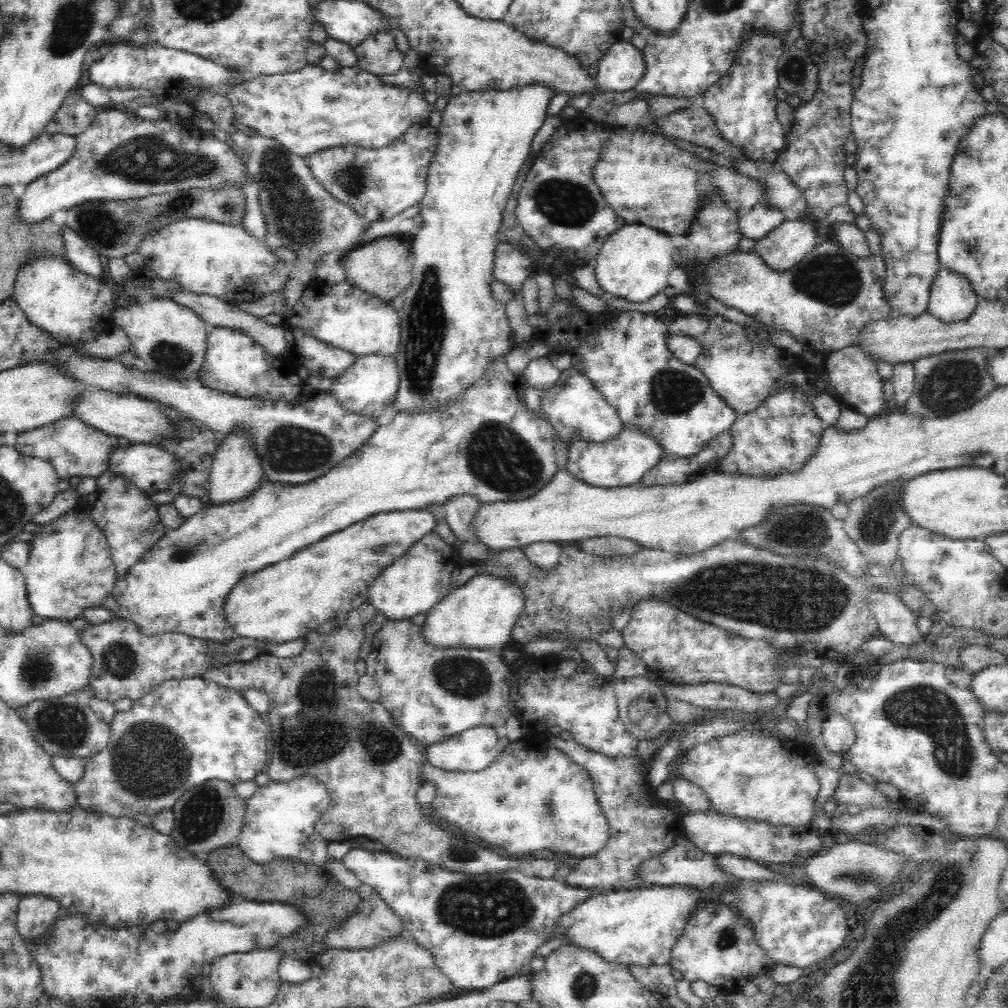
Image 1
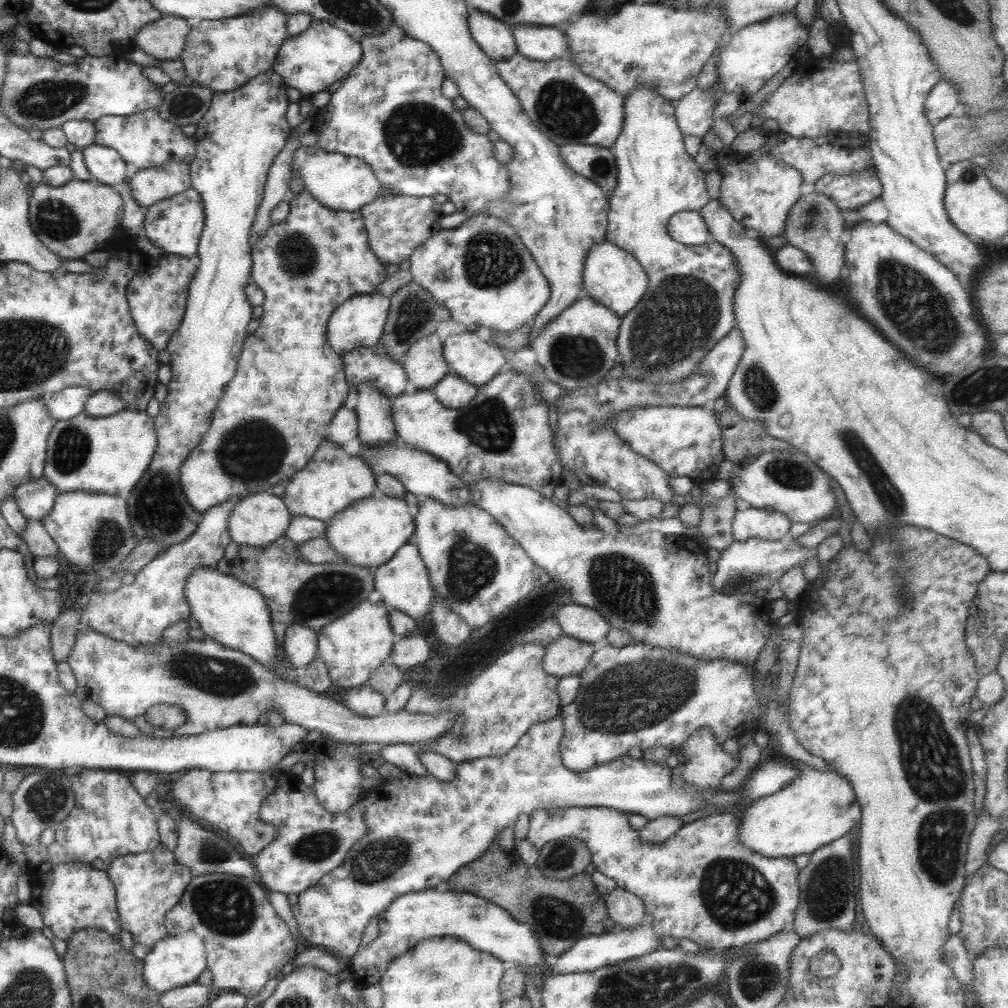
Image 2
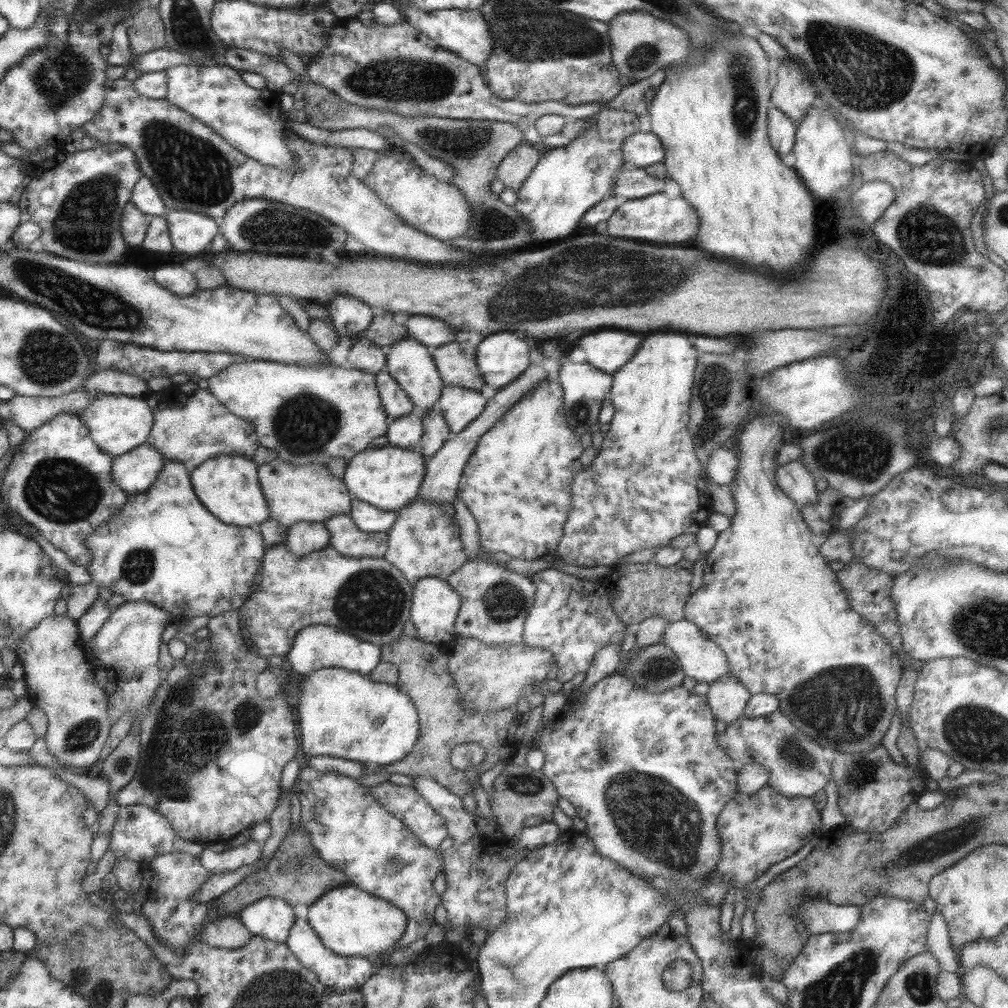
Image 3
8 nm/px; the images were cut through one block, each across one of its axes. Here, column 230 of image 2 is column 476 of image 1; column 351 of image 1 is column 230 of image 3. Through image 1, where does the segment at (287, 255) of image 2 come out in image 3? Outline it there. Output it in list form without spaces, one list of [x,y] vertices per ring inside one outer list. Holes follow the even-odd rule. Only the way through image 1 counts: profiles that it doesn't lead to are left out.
[[[224,454],[214,456],[190,472],[193,492],[224,524],[257,528],[261,522],[270,518],[268,502],[257,476],[257,465],[254,460],[248,460],[244,456],[224,456]]]

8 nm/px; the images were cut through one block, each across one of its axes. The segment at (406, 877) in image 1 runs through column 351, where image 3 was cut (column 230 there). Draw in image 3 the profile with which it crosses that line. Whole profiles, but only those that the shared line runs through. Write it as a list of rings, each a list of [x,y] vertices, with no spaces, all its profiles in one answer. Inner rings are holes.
[[[248,840],[243,845],[220,852],[214,852],[210,847],[206,847],[198,857],[202,866],[212,876],[236,871],[236,869],[246,865],[253,865],[260,856],[262,856],[262,844]]]

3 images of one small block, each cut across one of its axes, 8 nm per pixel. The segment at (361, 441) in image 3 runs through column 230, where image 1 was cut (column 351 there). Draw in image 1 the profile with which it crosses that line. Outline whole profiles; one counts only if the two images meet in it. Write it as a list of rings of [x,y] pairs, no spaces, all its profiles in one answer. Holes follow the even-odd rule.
[[[368,354],[368,356],[357,357],[342,374],[335,376],[328,391],[344,410],[355,412],[360,416],[380,418],[387,410],[393,408],[398,388],[399,372],[395,357]]]

